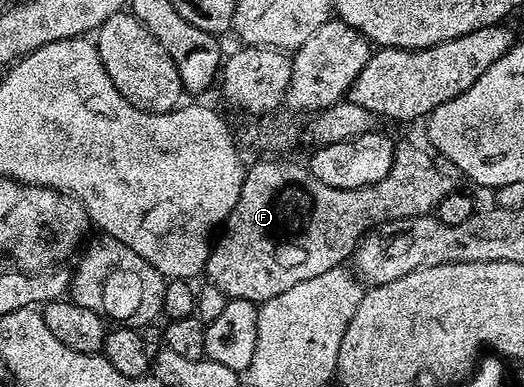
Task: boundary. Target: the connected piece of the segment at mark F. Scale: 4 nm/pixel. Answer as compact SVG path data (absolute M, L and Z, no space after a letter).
M397 142L394 163L390 171L386 173L386 177L382 177L382 181L378 181L374 185L366 185L362 189L330 189L330 185L322 185L322 181L318 181L301 164L300 167L296 163L256 163L253 167L251 164L244 177L242 193L238 193L238 201L234 205L234 209L222 224L223 230L226 229L228 232L220 240L217 238L214 246L209 250L206 268L207 282L214 284L229 299L245 299L259 305L265 303L270 297L278 297L278 293L286 293L286 289L298 285L298 281L310 281L310 277L318 277L330 269L341 266L345 261L351 260L356 253L356 246L373 229L383 228L384 224L395 219L417 219L419 215L432 215L436 206L442 201L442 197L446 197L453 191L454 183L453 180L442 177L442 173L438 173L432 155L427 150L425 151L420 147L415 147L412 143Z

